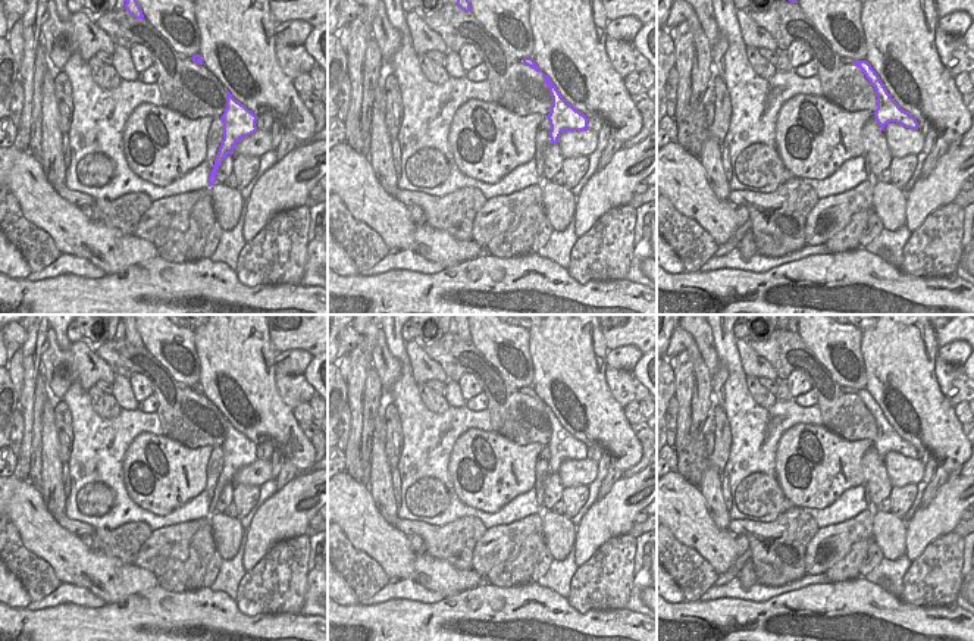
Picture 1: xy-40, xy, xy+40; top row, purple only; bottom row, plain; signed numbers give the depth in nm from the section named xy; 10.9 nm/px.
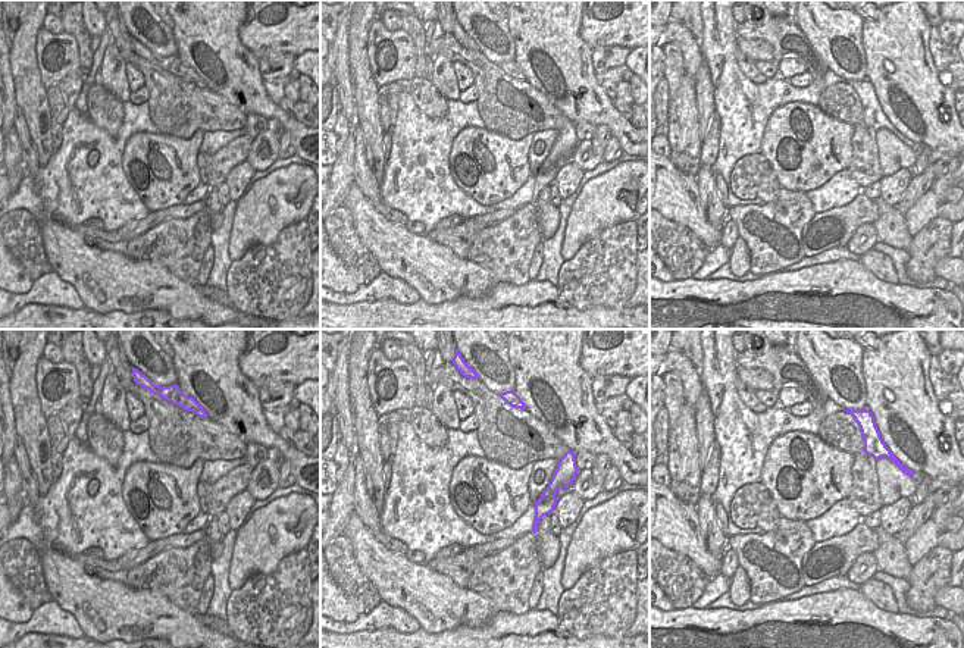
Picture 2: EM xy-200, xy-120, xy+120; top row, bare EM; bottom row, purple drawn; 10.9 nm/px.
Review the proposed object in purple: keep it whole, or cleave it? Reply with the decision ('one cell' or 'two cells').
one cell

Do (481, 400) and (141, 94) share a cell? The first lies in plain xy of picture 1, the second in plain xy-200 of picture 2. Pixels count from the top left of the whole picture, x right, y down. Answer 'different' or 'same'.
same

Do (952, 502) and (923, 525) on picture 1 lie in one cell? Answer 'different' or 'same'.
same

